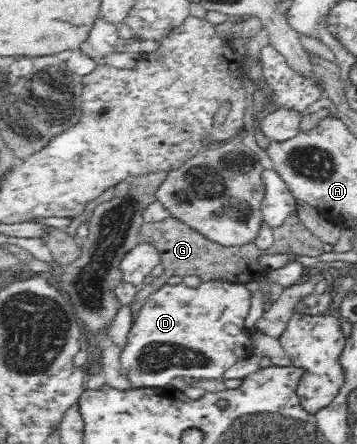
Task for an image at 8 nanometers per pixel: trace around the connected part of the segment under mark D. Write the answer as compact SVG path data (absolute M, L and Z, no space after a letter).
M208 281L196 288L186 284L168 285L153 291L135 314L126 344L120 349L122 370L135 388L163 388L175 377L193 377L202 382L220 381L223 373L237 360L253 355L251 335L256 330L245 327L245 318L251 307L252 292L243 284Z

